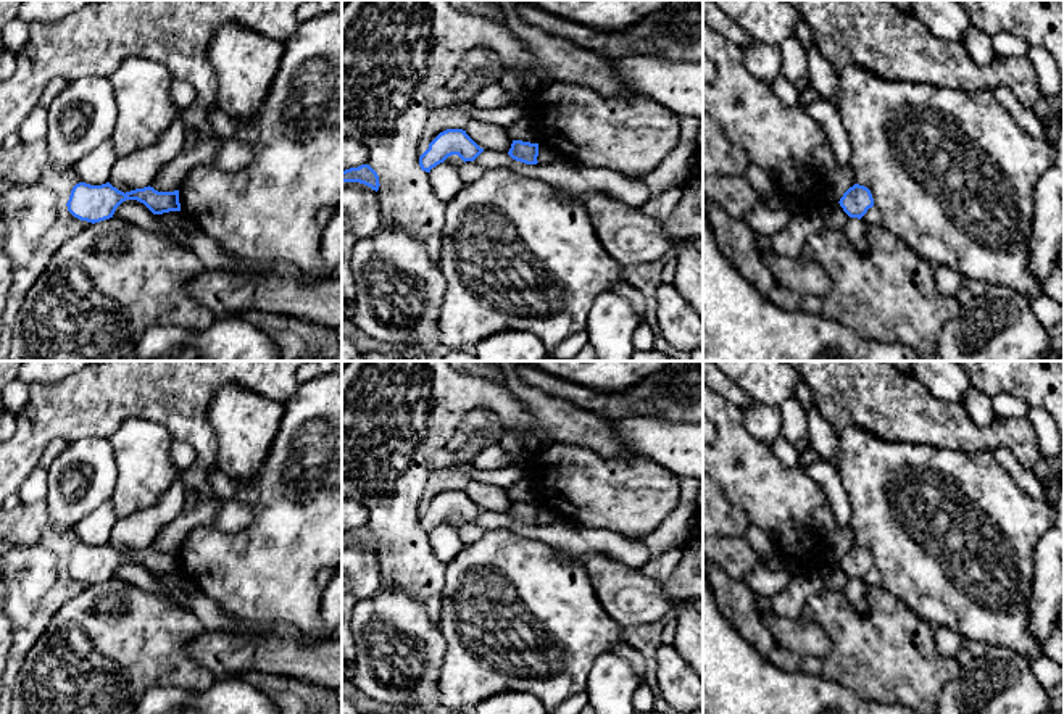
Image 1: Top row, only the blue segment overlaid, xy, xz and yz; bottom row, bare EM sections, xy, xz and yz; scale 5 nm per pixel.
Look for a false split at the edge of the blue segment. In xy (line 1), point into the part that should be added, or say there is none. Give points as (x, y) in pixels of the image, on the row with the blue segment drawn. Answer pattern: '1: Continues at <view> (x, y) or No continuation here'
1: No continuation here

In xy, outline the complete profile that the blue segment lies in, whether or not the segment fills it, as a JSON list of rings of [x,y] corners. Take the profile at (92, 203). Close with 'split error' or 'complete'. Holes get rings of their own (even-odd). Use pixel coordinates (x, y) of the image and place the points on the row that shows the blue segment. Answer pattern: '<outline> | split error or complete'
[[[110,182],[102,185],[76,184],[66,206],[74,218],[95,224],[113,218],[116,208],[126,200],[143,203],[153,214],[181,211],[179,190],[158,192],[148,185],[124,193]]] | complete

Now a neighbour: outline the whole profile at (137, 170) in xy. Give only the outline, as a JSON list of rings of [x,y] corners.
[[[176,108],[176,114],[161,137],[150,147],[137,150],[129,156],[119,158],[111,172],[113,187],[143,189],[169,161],[172,161],[185,145],[184,110]]]

